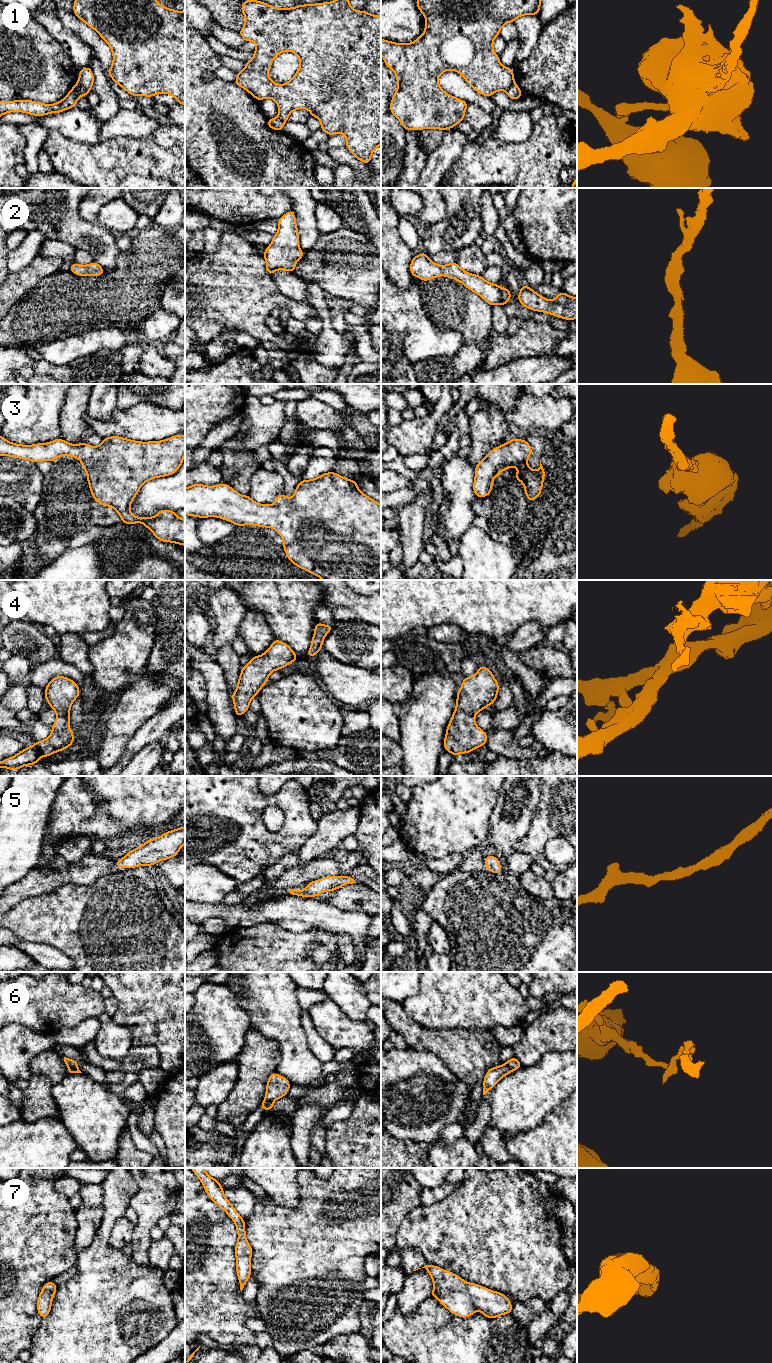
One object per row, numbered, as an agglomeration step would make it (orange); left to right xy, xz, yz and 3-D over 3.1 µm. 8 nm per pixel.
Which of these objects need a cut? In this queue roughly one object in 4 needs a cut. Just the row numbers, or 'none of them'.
1, 6

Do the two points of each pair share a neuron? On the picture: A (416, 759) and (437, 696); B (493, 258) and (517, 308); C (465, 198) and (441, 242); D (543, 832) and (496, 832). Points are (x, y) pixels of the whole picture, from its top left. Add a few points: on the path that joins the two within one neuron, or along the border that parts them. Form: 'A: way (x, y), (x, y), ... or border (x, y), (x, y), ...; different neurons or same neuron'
A: way (421, 743), (423, 719), (428, 712); same neuron
B: way (506, 268), (511, 273), (514, 283), (514, 295); same neuron
C: way (460, 209), (460, 217), (448, 231); same neuron
D: border (535, 810), (529, 830), (515, 845), (515, 850); different neurons

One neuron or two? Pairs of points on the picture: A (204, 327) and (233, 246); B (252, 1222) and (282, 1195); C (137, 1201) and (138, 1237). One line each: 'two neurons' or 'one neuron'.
A: one neuron
B: two neurons
C: one neuron

